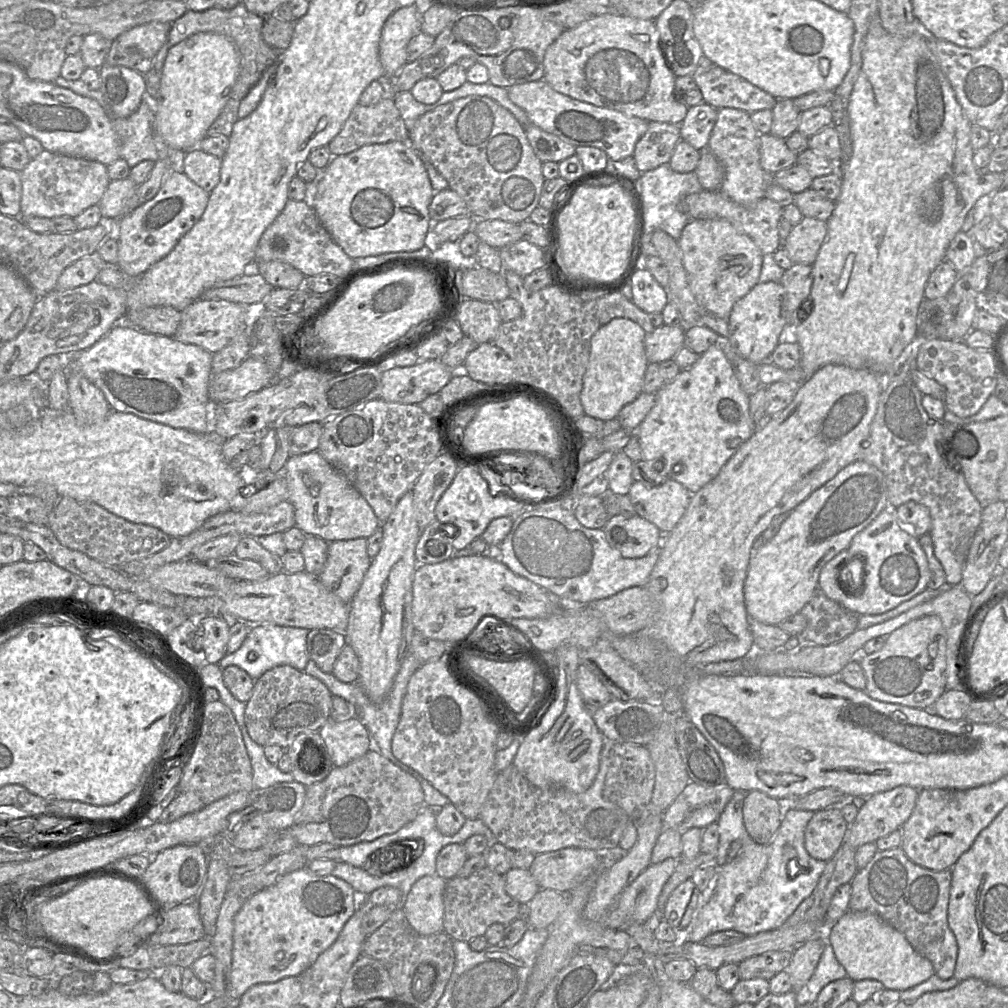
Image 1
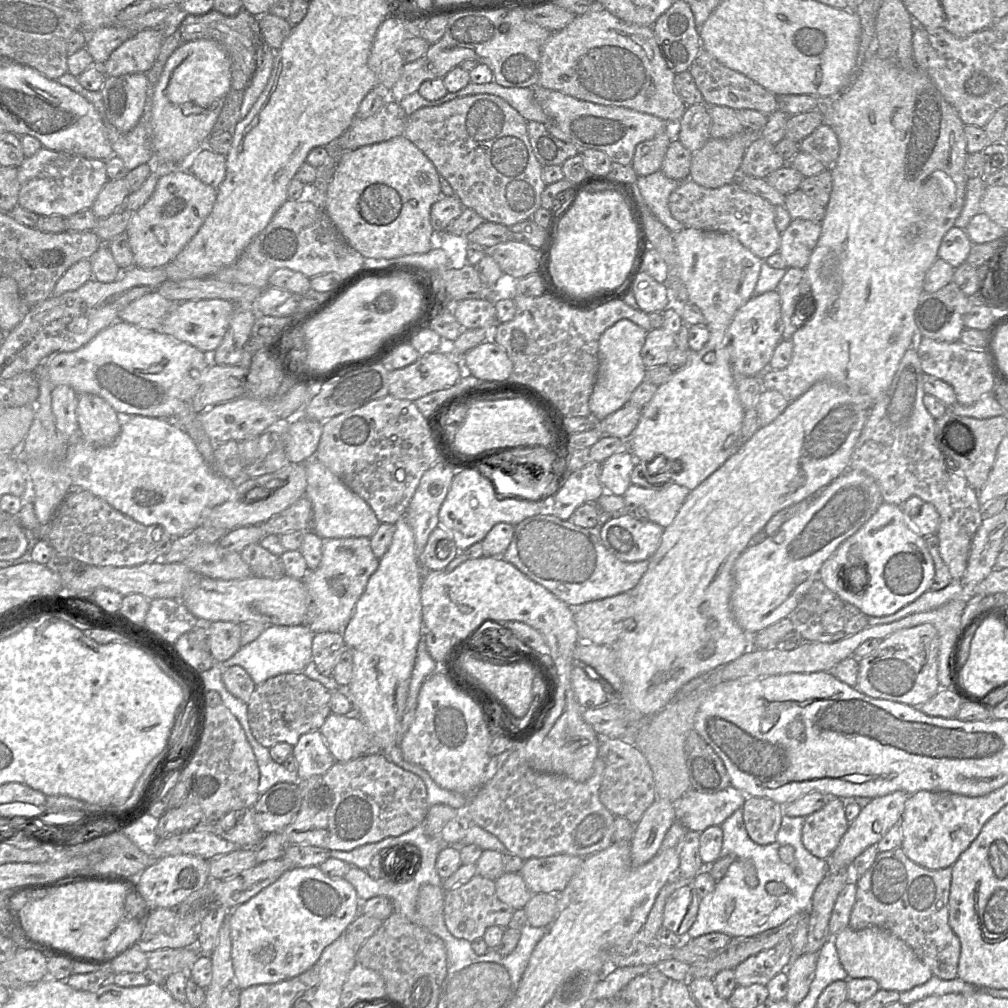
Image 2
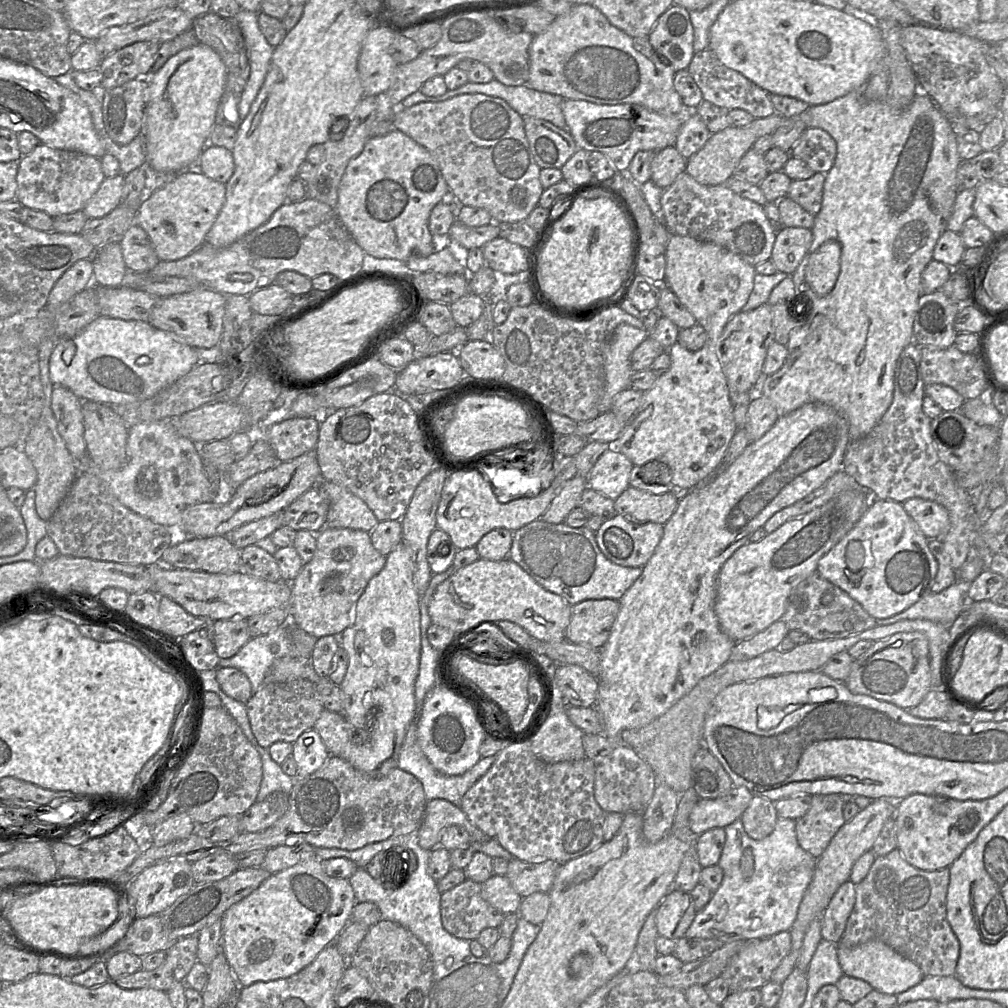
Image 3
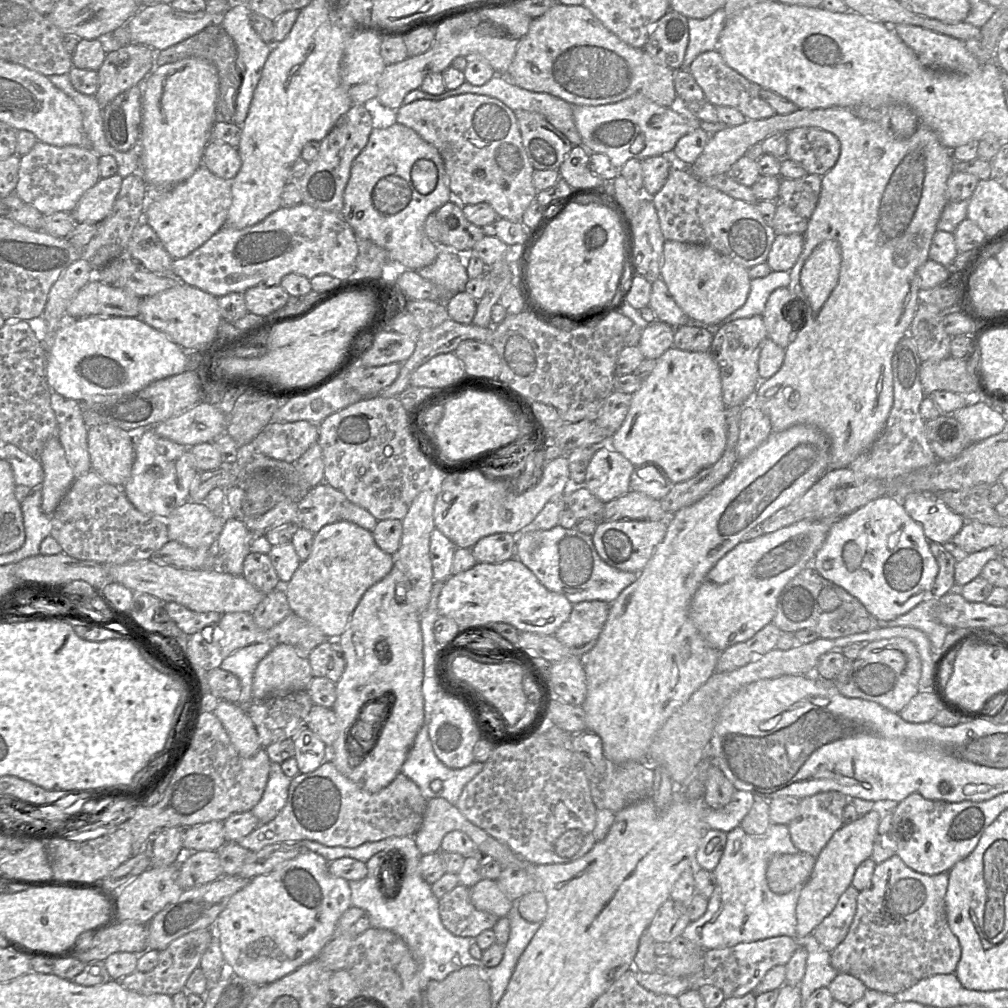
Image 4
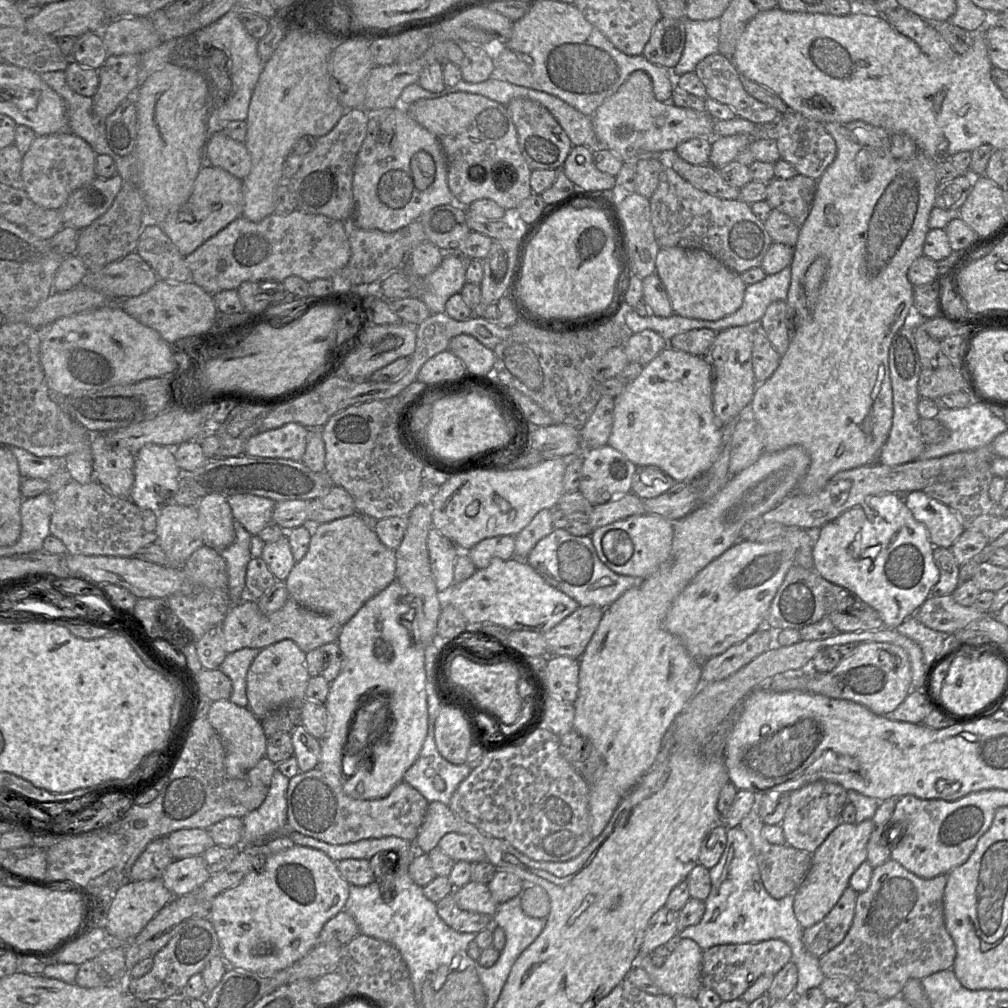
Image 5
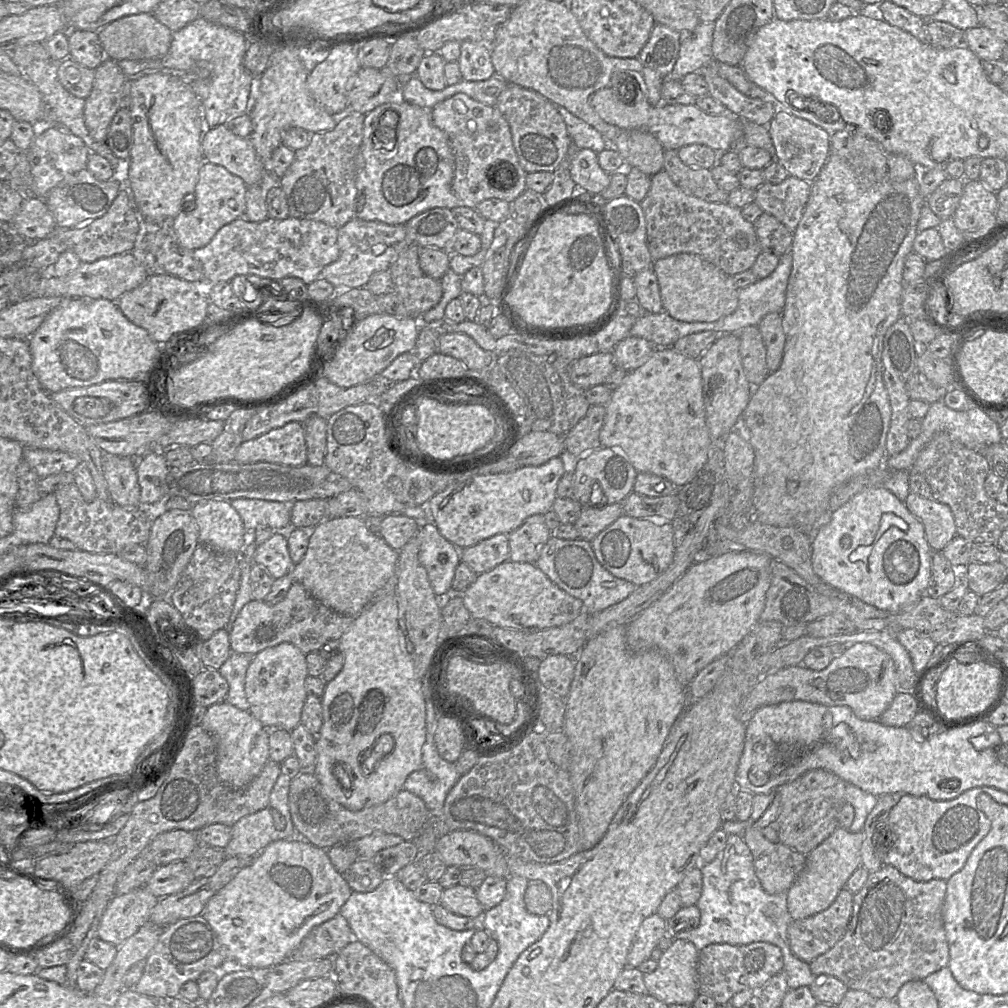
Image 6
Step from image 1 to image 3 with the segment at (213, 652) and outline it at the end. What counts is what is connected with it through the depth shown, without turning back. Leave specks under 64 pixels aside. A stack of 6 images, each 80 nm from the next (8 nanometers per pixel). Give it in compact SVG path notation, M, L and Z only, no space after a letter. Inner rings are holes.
M247 619L217 620L213 625L213 644L220 659L231 658L251 639Z

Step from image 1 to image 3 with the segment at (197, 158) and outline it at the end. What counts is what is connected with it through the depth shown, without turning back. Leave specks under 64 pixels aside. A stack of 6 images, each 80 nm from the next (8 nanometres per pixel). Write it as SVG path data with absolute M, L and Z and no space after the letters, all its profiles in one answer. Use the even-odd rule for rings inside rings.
M206 145L200 154L202 173L208 178L226 184L233 175L235 164L232 151L214 145Z

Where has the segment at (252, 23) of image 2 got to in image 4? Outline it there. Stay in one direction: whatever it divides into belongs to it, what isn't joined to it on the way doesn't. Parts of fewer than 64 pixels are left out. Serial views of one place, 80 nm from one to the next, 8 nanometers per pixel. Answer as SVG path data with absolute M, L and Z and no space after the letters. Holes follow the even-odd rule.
M211 24L201 32L177 43L164 50L157 51L156 62L154 57L153 71L158 67L179 61L184 58L196 57L212 63L218 72L218 93L215 107L216 122L231 122L236 111L236 101L242 83L242 70L237 63L238 51L232 37L220 24Z

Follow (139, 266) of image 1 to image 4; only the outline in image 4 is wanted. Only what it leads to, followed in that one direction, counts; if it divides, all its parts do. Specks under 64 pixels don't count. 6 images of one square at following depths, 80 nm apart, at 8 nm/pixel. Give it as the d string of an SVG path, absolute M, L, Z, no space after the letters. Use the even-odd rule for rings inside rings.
M198 168L191 177L152 201L146 207L144 222L153 228L164 248L173 259L188 256L225 225L232 204L231 182L232 180L225 180L214 175L207 168Z

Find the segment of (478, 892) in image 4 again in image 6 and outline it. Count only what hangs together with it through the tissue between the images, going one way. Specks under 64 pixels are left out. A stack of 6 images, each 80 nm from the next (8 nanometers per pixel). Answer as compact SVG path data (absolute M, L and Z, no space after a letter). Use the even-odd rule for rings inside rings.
M459 884L444 889L439 904L454 914L471 918L481 919L485 912L484 907L477 899L476 889Z

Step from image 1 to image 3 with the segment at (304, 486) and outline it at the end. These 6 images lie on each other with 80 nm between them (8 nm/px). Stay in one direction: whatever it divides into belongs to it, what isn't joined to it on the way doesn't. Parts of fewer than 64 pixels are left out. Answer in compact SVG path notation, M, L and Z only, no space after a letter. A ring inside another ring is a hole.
M322 480L319 485L330 498L325 527L366 532L371 532L376 527L378 519L361 498L332 482Z

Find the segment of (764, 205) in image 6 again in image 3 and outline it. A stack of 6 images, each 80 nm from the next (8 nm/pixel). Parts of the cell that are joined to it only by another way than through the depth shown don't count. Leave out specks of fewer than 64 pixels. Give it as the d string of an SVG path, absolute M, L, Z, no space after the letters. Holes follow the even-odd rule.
M815 172L808 179L792 180L786 197L815 216L821 209L825 174Z

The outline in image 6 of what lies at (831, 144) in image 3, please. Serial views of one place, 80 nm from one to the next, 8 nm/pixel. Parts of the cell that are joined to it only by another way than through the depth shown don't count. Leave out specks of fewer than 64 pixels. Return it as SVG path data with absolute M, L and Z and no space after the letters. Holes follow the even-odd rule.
M778 109L766 127L776 151L776 159L785 168L788 176L794 176L810 183L814 181L830 153L828 133L783 109Z

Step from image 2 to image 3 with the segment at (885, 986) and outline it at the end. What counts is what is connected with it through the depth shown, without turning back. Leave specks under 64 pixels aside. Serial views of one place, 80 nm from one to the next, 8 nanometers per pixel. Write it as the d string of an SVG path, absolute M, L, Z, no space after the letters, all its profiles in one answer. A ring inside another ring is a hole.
M872 940L855 947L837 945L838 962L843 974L864 980L874 990L881 993L898 995L917 985L924 978L924 974L917 964L902 956L882 941Z

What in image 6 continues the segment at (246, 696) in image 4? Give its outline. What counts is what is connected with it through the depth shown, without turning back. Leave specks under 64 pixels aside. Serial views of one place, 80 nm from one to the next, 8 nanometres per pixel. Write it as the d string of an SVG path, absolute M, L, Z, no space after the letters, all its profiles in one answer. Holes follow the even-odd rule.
M231 653L218 670L229 686L225 701L242 711L249 711L245 694L245 676L252 657L254 655Z

